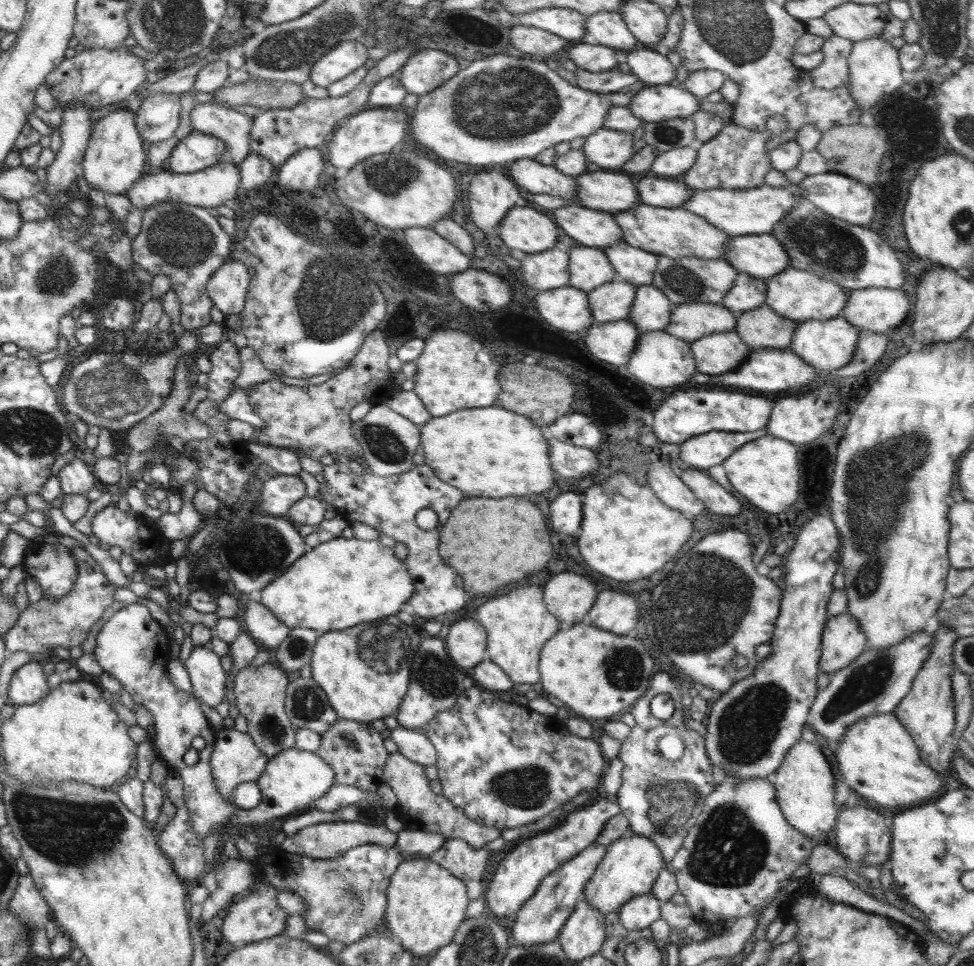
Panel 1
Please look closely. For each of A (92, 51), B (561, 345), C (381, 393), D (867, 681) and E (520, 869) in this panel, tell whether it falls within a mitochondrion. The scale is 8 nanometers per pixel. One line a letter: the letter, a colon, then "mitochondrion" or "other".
A: other
B: other
C: other
D: mitochondrion
E: other

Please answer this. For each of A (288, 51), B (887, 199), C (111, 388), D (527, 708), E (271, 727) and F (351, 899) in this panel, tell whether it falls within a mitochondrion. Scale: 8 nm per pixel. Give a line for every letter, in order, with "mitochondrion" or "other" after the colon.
A: mitochondrion
B: other
C: mitochondrion
D: other
E: mitochondrion
F: mitochondrion

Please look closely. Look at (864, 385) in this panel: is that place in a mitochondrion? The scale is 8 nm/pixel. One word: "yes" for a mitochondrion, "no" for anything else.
no

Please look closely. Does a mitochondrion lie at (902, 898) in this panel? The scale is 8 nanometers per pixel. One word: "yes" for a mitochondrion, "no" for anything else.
no

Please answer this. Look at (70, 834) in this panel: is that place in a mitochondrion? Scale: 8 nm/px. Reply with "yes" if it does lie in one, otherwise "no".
yes

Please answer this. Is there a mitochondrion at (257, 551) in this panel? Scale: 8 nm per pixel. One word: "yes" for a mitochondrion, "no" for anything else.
yes

